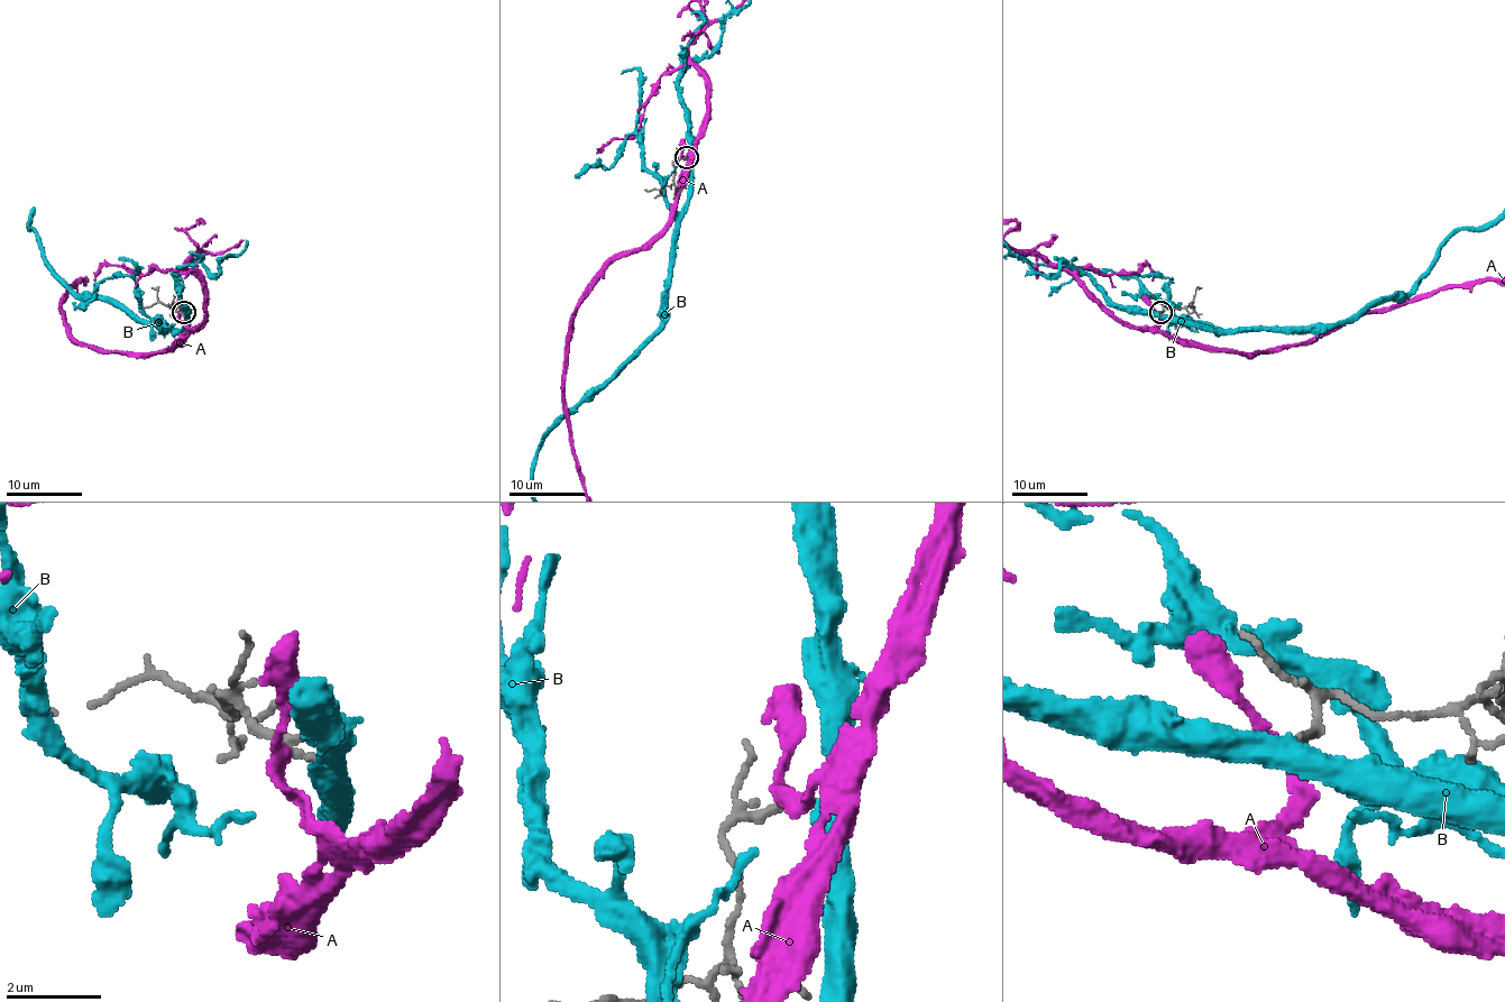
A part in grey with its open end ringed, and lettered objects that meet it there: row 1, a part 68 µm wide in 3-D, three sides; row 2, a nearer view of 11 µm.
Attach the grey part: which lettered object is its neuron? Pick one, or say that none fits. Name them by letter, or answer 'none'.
none

